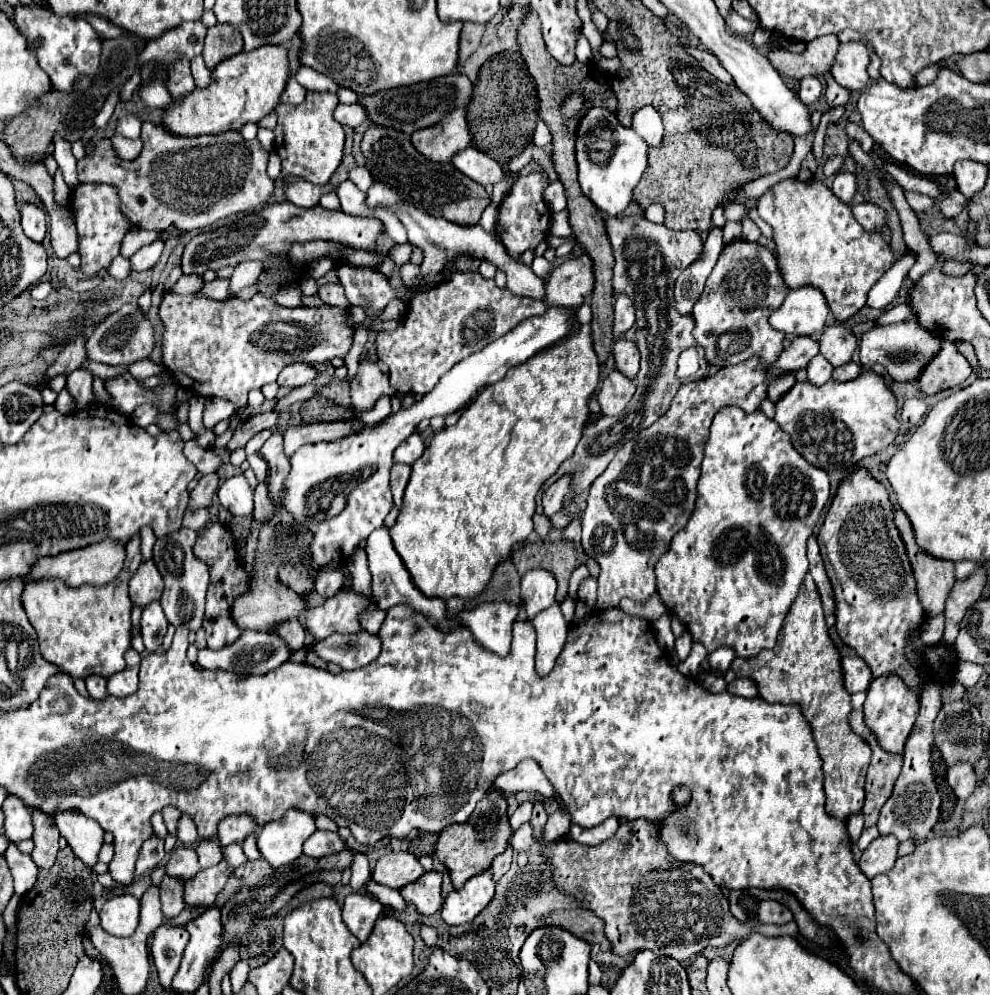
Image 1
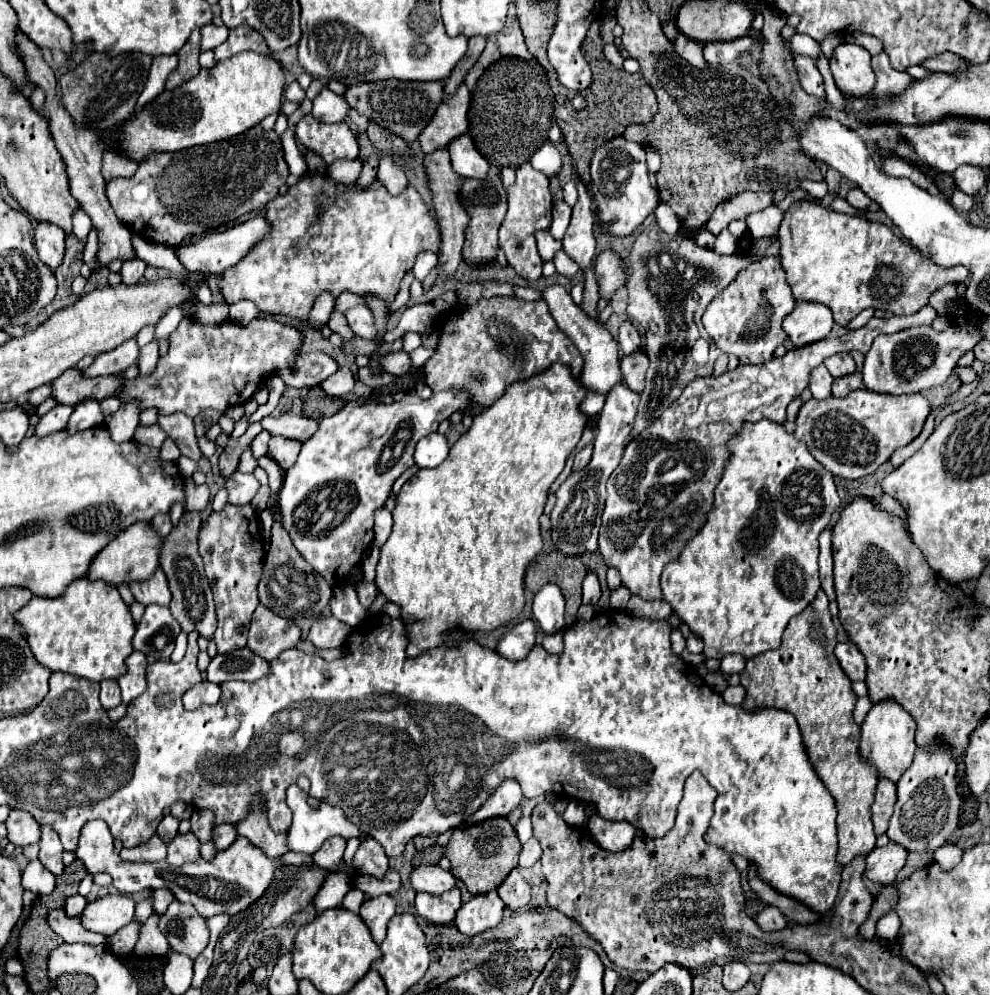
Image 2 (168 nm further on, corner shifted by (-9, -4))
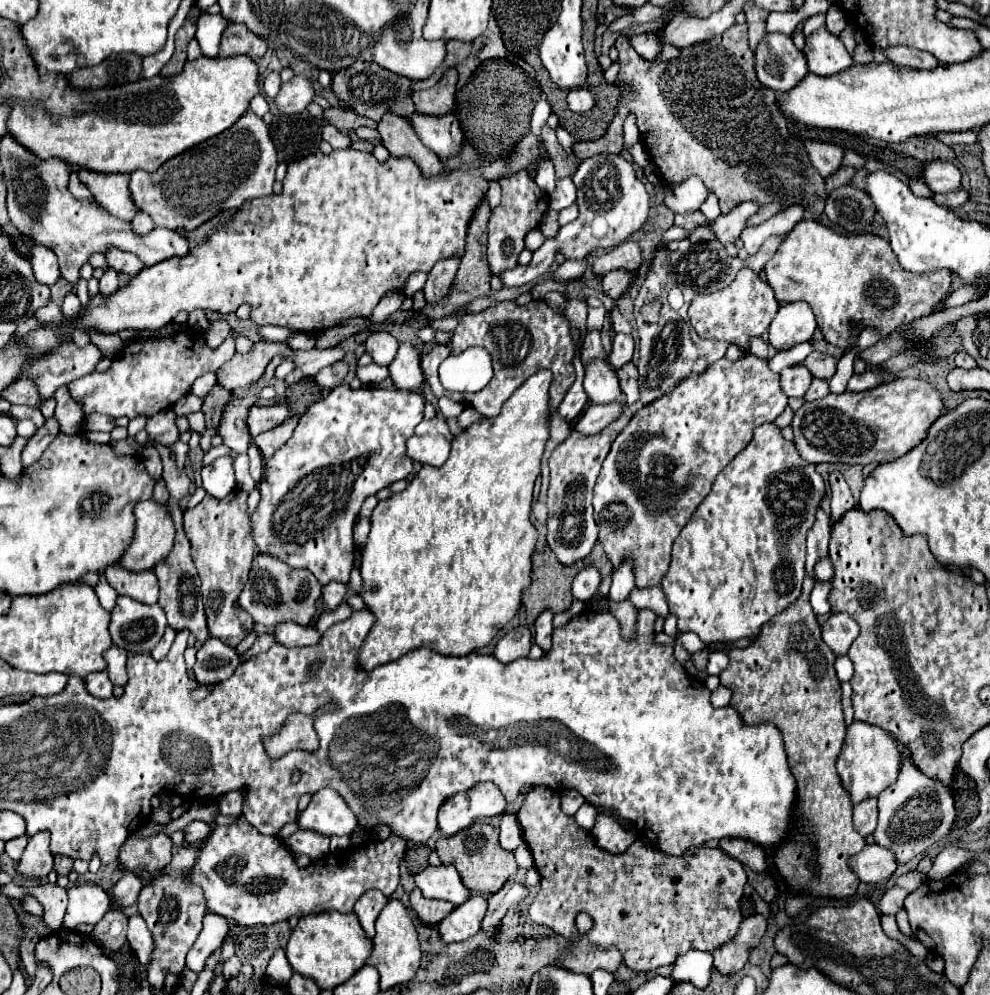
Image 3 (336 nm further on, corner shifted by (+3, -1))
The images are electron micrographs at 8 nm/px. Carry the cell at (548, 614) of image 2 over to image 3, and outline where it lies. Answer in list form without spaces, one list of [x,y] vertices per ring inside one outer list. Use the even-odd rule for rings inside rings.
[[[544,610],[534,622],[534,642],[544,650],[548,650],[552,646],[552,642],[550,642],[550,638],[552,638],[552,616],[554,614],[550,610]]]

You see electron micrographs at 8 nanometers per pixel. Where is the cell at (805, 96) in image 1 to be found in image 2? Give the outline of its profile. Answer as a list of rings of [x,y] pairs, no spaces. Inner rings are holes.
[[[794,55],[794,65],[798,71],[800,87],[810,95],[824,97],[824,81],[822,81],[822,75],[820,75],[814,59],[808,55]]]

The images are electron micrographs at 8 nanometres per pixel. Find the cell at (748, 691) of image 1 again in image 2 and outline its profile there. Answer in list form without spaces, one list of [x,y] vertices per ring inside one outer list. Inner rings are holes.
[[[736,685],[736,687],[728,687],[722,697],[730,703],[730,705],[742,705],[744,701],[744,687],[742,685]]]

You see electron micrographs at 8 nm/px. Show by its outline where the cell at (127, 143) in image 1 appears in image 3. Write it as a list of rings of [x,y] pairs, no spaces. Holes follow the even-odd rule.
[[[82,168],[80,180],[90,188],[96,202],[102,204],[112,216],[130,222],[136,216],[136,206],[132,204],[132,198],[128,196],[128,176],[126,172],[94,172]]]

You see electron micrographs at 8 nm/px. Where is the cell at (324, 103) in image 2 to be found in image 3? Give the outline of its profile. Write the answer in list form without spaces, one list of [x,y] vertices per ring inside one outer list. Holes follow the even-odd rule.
[[[294,76],[290,82],[282,84],[276,100],[276,106],[282,114],[300,114],[308,108],[308,104],[314,100],[314,88],[312,82],[306,76]]]

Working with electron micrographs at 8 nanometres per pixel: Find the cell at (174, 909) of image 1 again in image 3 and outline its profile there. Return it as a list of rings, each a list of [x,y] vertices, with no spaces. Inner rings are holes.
[[[126,874],[116,886],[114,886],[114,892],[112,892],[112,900],[114,900],[114,906],[132,906],[136,900],[138,900],[138,894],[140,890],[144,888],[146,884],[136,876],[136,874]]]

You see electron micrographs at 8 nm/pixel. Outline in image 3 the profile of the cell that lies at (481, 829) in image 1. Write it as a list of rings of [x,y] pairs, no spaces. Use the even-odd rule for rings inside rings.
[[[472,824],[466,830],[460,830],[454,836],[448,838],[440,838],[436,842],[436,852],[442,860],[442,864],[452,864],[464,886],[468,886],[468,890],[472,892],[482,892],[482,894],[494,894],[502,888],[502,884],[516,872],[516,862],[514,862],[514,854],[504,850],[498,844],[498,828],[496,826],[488,826],[488,824]]]

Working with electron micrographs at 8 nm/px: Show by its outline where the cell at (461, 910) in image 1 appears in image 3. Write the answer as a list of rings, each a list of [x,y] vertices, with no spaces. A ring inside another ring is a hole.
[[[472,894],[464,904],[456,906],[440,924],[438,932],[444,942],[462,942],[470,936],[474,936],[480,926],[482,918],[486,914],[486,898],[482,894]]]

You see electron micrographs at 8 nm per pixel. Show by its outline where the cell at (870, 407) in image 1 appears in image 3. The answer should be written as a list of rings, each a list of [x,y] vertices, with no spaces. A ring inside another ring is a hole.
[[[896,378],[892,384],[882,384],[880,388],[866,392],[844,392],[828,394],[814,402],[804,402],[800,410],[794,412],[792,430],[794,444],[800,456],[810,464],[870,464],[870,462],[890,462],[912,450],[920,440],[924,440],[932,422],[942,414],[942,398],[934,386],[918,378]]]

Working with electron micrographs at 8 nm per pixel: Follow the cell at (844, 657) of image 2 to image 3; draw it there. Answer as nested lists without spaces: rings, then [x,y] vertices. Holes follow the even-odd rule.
[[[832,614],[830,620],[822,626],[822,640],[830,646],[836,656],[844,656],[858,636],[858,624],[848,614]]]

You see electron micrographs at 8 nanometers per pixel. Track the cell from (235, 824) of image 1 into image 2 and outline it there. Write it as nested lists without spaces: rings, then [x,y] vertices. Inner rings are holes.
[[[220,823],[220,825],[214,825],[212,829],[212,843],[216,849],[226,849],[232,845],[232,841],[236,839],[236,827],[230,825],[230,823]]]

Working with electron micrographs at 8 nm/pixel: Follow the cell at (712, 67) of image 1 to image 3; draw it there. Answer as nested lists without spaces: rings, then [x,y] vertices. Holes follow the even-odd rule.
[[[654,32],[648,34],[638,34],[638,36],[630,36],[630,42],[634,46],[634,50],[646,58],[646,60],[656,60],[664,48],[664,44],[660,42],[660,36]]]

